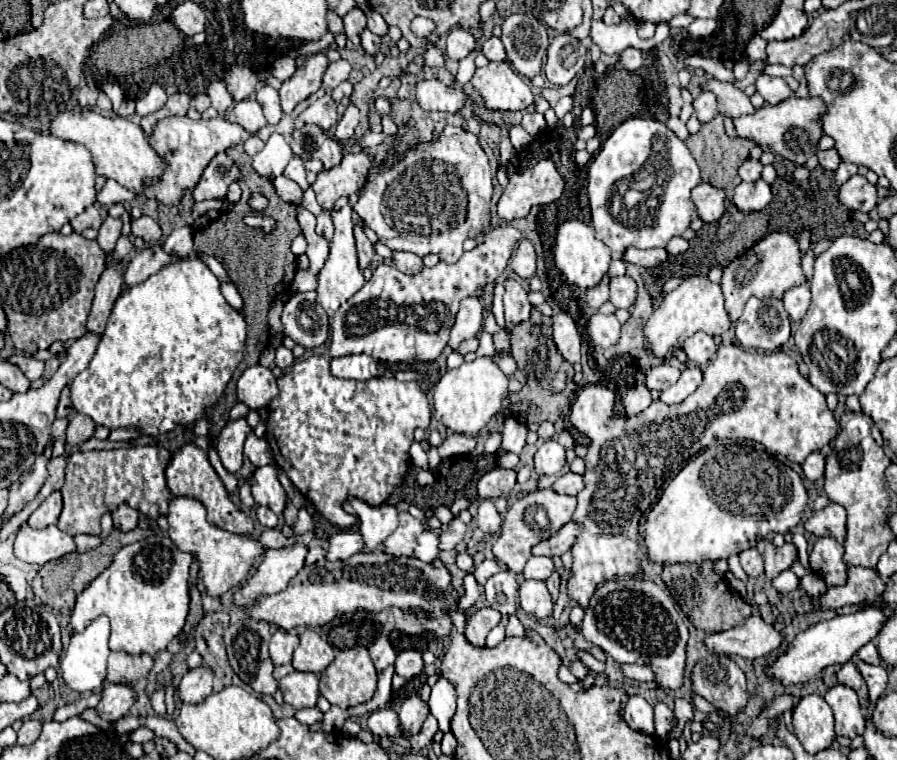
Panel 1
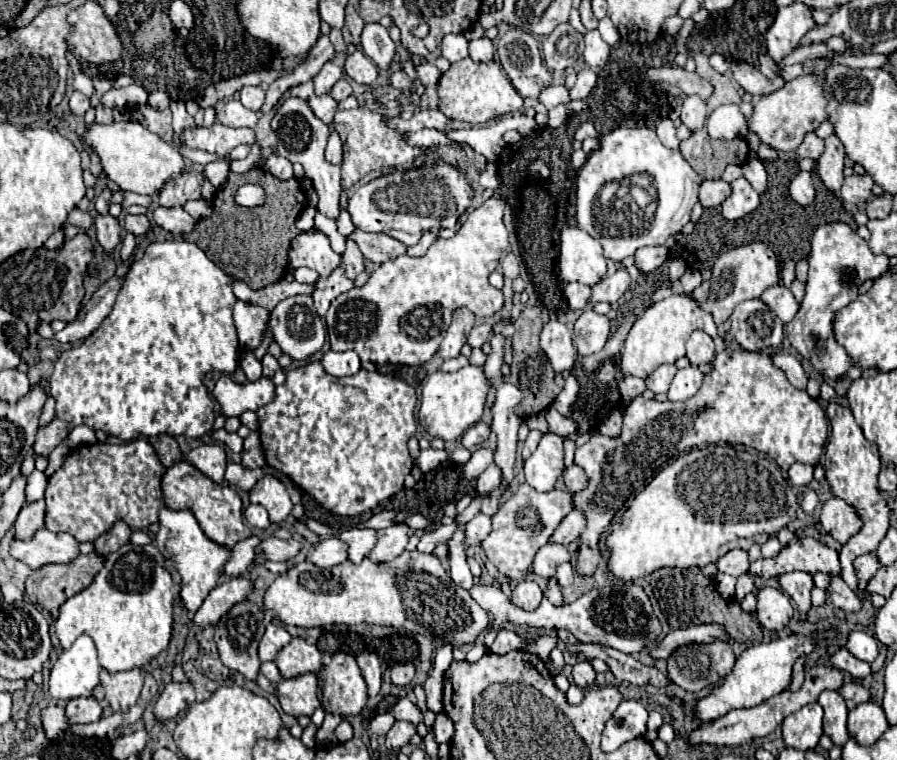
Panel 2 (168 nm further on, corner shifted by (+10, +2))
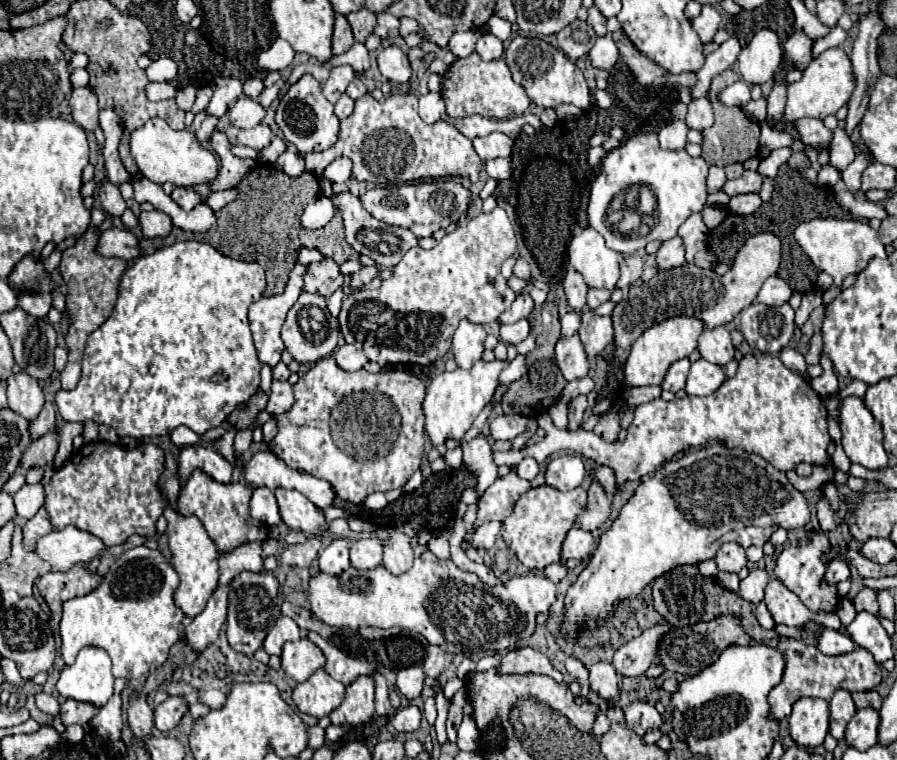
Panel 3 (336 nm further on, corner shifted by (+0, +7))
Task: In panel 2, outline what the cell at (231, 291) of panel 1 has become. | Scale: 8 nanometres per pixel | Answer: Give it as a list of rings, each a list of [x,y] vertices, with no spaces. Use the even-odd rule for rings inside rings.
[[[244,301],[234,303],[234,323],[240,345],[244,349],[256,349],[260,345],[262,333],[268,327],[268,315],[270,311],[264,307],[256,307]]]

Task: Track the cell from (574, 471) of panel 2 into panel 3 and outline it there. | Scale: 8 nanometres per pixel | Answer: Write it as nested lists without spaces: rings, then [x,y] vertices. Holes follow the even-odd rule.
[[[602,466],[602,468],[594,470],[592,476],[596,476],[596,480],[600,480],[600,484],[604,484],[604,490],[606,490],[610,496],[616,492],[618,486],[616,486],[616,476],[614,476],[614,470],[612,470],[612,468]]]

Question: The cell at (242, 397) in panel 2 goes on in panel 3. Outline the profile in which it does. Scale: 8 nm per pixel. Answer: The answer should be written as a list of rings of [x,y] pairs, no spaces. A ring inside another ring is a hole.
[[[272,382],[272,390],[270,390],[270,400],[268,400],[268,414],[278,416],[284,414],[292,408],[294,404],[294,394],[292,394],[292,386],[290,382]]]

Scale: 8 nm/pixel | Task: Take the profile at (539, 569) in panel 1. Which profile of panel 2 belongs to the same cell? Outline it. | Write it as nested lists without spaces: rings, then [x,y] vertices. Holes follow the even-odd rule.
[[[548,543],[534,555],[530,571],[542,579],[550,579],[556,575],[556,565],[570,561],[570,557],[572,557],[572,549],[568,549],[566,545]]]

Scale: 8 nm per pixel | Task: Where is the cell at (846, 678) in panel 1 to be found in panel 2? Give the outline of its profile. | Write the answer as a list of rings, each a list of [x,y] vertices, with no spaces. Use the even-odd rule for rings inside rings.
[[[844,683],[840,689],[838,689],[838,693],[846,699],[846,705],[848,705],[848,709],[854,709],[858,703],[864,703],[864,701],[868,701],[870,699],[870,693],[860,685],[860,683]]]

